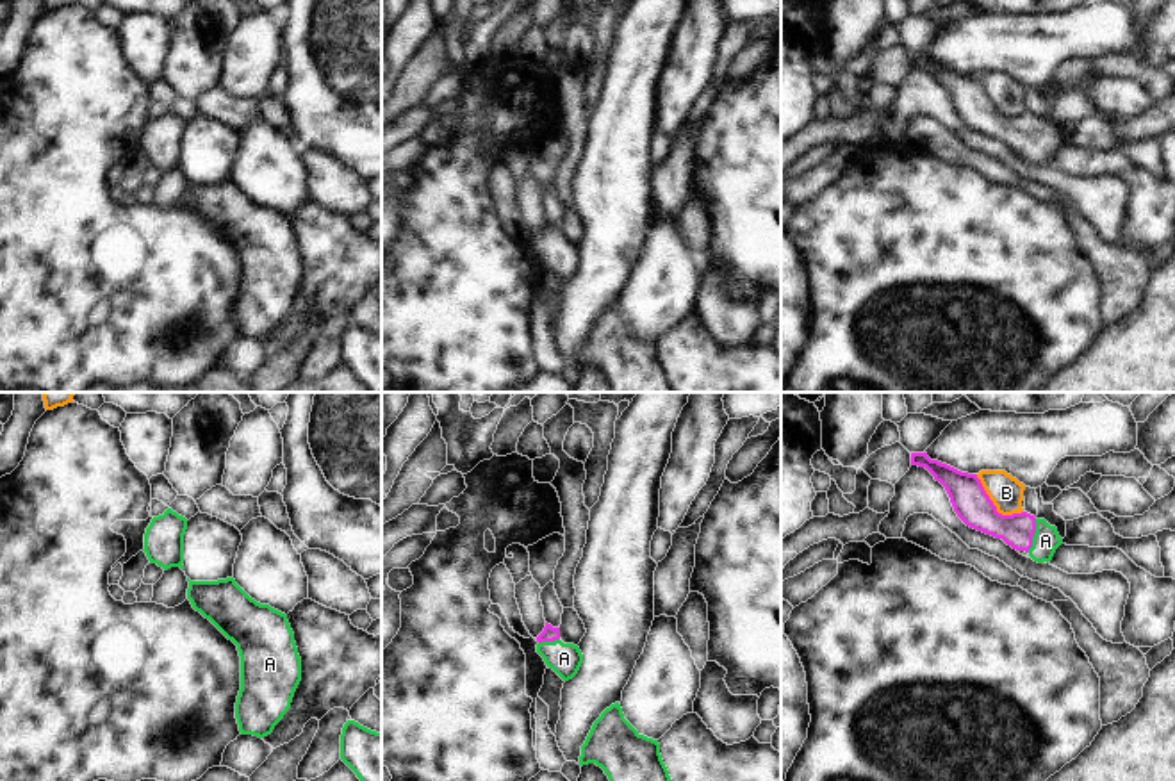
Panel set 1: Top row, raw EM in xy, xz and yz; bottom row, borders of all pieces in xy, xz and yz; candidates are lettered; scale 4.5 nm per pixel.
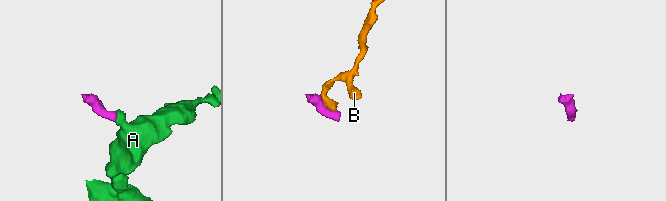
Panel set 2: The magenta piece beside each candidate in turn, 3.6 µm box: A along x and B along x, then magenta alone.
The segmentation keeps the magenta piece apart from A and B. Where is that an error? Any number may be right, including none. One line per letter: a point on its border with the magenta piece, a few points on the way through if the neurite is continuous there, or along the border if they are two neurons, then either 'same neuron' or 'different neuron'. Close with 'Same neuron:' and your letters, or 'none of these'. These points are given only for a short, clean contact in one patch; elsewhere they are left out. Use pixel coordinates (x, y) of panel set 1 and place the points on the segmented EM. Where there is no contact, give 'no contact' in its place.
A: contact yz (1033, 535); way yz (1017, 530), (1033, 535), (1045, 541); same neuron
B: contact yz (994, 505); border yz (976, 475), (999, 512), (1022, 512); different neuron
Same neuron: A

